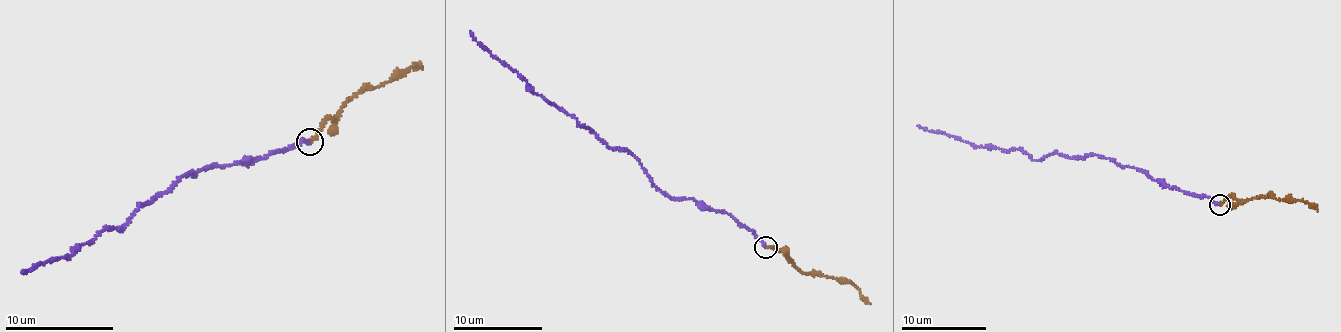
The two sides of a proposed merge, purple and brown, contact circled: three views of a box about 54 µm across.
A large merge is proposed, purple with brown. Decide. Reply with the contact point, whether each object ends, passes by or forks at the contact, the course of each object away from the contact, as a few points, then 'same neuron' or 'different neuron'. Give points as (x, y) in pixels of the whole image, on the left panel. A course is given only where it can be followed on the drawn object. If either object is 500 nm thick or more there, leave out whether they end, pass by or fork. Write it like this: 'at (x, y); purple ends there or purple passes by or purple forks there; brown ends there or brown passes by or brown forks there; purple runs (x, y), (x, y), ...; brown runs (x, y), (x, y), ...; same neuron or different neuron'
at (310, 141); purple ends there; brown ends there; purple runs (309, 142), (179, 177), (138, 206), (123, 229), (97, 232), (65, 258), (23, 271); brown runs (312, 142), (327, 118), (337, 115), (351, 97), (400, 77), (414, 63), (422, 69); same neuron

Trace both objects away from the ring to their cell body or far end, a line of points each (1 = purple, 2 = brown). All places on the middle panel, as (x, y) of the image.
1: (765, 248), (726, 213), (703, 209), (692, 199), (670, 198), (630, 153), (605, 143), (548, 103), (470, 31)
2: (767, 248), (779, 252), (804, 273), (845, 279), (870, 303)

